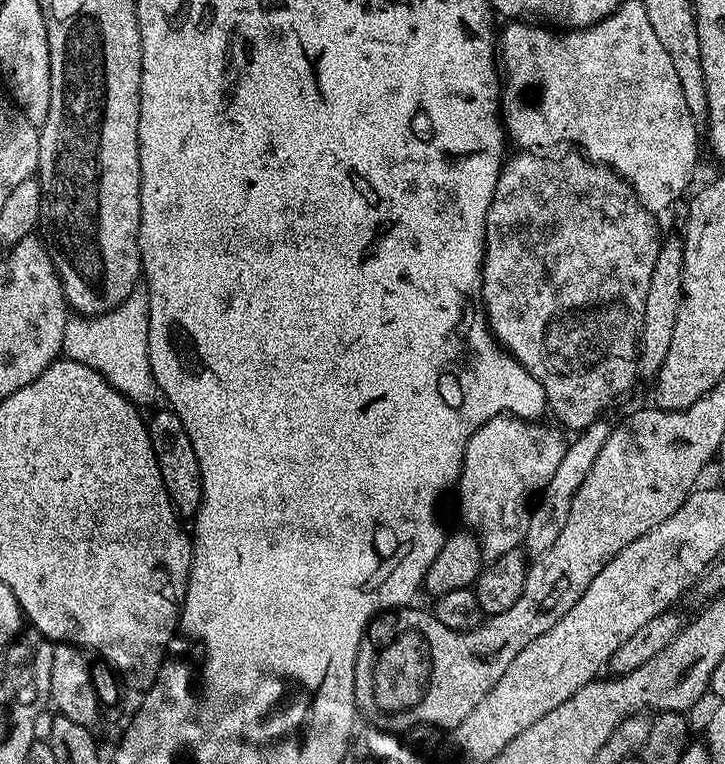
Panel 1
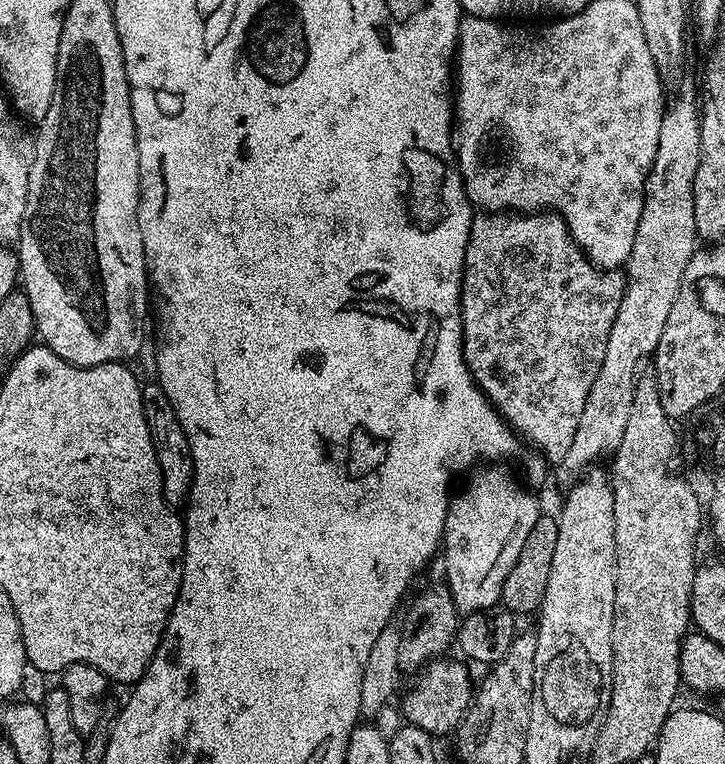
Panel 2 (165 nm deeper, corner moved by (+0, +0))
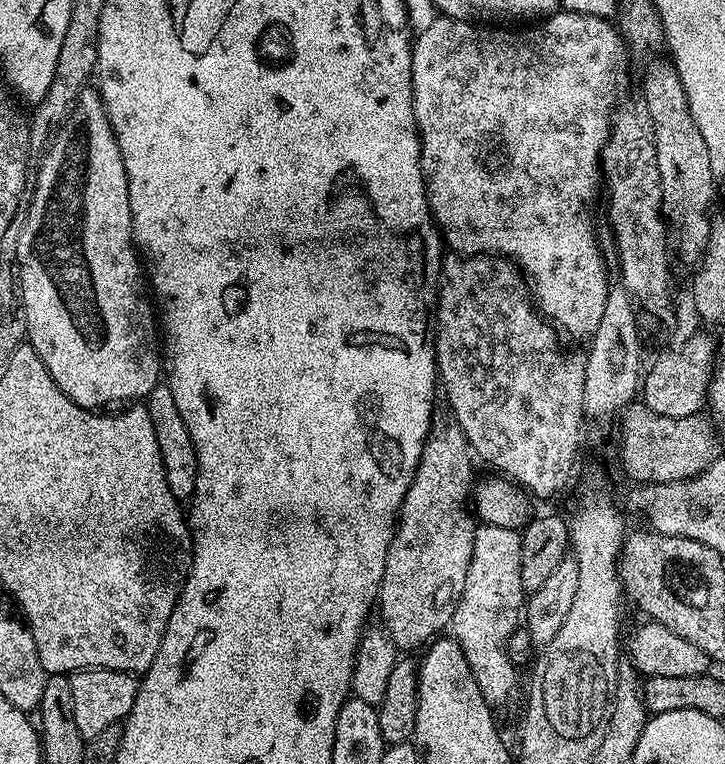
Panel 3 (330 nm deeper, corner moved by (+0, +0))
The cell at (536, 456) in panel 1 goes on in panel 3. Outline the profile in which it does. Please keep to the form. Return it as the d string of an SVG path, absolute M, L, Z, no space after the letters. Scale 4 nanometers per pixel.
M481 523L473 542L473 556L466 574L465 589L457 602L450 623L451 635L460 643L466 662L482 690L482 698L493 709L500 710L512 700L516 692L517 665L508 657L508 640L521 627L526 607L526 593L522 586L520 563L520 532L502 526Z

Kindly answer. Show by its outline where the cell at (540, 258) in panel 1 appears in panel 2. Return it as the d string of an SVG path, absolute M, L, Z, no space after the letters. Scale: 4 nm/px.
M547 210L527 214L494 212L477 215L472 221L470 238L466 242L464 277L460 287L460 317L466 366L474 382L483 390L484 396L503 416L505 422L549 462L558 462L566 458L574 442L574 433L578 430L582 409L586 407L586 394L590 394L590 386L594 386L594 378L598 378L598 370L602 370L602 358L606 358L606 338L610 338L610 326L614 326L614 318L618 318L618 306L622 306L625 279L623 271L601 270L588 261L582 249L572 241L566 222L556 212Z

